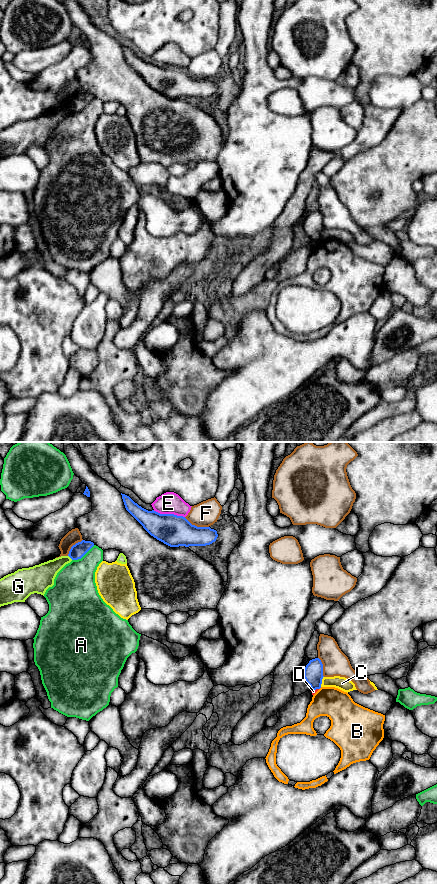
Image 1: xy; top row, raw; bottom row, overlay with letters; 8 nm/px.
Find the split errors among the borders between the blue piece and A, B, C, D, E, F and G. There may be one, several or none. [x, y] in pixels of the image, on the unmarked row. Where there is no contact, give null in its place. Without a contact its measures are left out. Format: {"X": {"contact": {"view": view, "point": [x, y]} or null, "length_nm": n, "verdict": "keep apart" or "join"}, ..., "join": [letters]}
{"A": {"contact": {"view": "xy", "point": [83, 107]}, "length_nm": 220, "verdict": "keep apart"}, "B": {"contact": null, "verdict": "keep apart"}, "C": {"contact": {"view": "xy", "point": [321, 233]}, "length_nm": 90, "verdict": "keep apart"}, "D": {"contact": {"view": "xy", "point": [314, 241]}, "length_nm": 70, "verdict": "keep apart"}, "E": {"contact": {"view": "xy", "point": [169, 66]}, "length_nm": 260, "verdict": "keep apart"}, "F": {"contact": {"view": "xy", "point": [196, 78]}, "length_nm": 220, "verdict": "keep apart"}, "G": {"contact": {"view": "xy", "point": [70, 109]}, "length_nm": 50, "verdict": "keep apart"}, "join": []}

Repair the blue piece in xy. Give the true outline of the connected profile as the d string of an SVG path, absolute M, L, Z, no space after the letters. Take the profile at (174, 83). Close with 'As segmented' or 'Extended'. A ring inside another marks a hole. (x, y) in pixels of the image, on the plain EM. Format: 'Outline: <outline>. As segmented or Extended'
Outline: M122 46L126 62L154 90L170 99L206 98L216 93L217 83L192 77L185 69L148 63Z. As segmented

